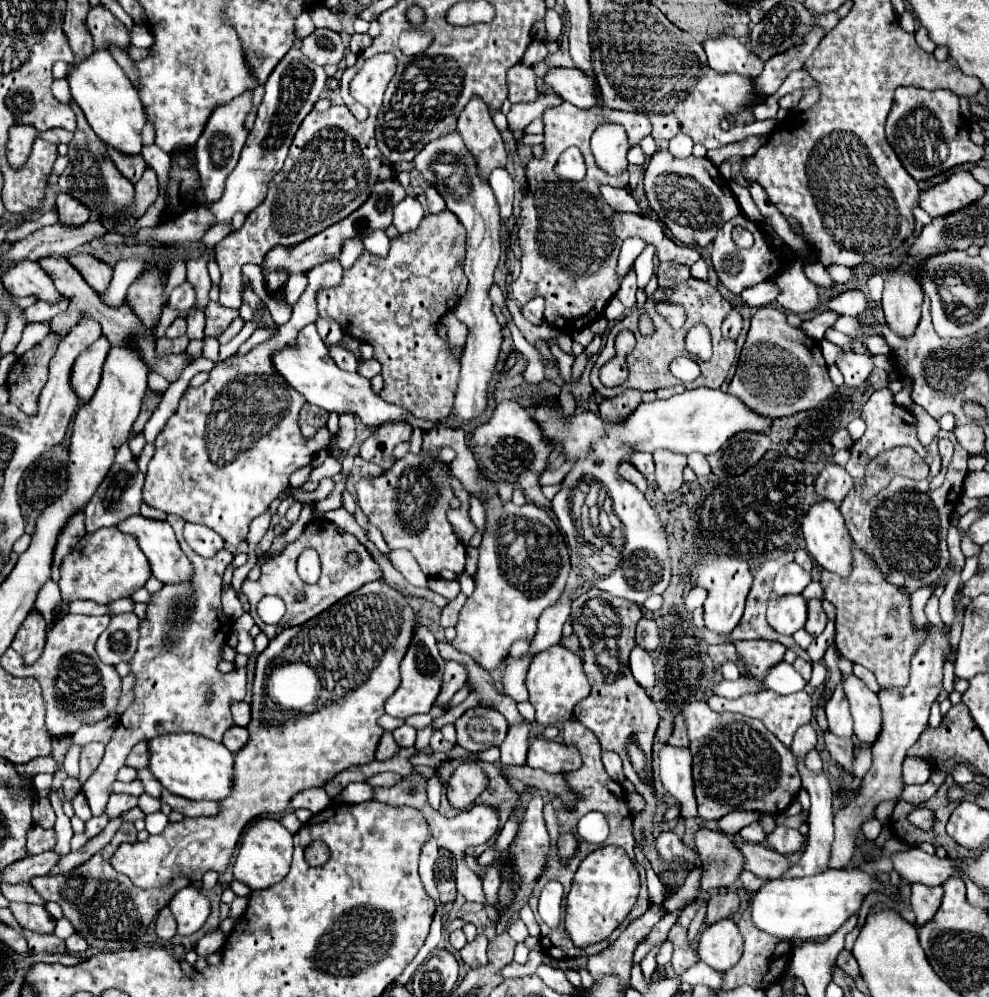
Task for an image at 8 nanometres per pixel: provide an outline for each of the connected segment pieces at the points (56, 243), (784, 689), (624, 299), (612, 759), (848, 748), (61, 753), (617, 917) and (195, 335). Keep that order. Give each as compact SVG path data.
M100 220L86 222L80 228L68 228L62 224L46 226L46 228L32 232L24 240L18 240L16 244L12 244L12 248L6 254L2 254L2 260L4 264L10 264L10 262L24 260L24 258L38 260L50 254L64 256L68 252L74 252L80 244L86 244L104 232L106 228L100 224Z
M784 660L778 662L778 666L770 668L770 674L766 674L766 678L762 678L758 682L762 682L766 690L774 690L778 694L792 694L806 686L806 680L794 670L792 664L784 662Z
M628 272L628 276L622 280L622 284L618 288L618 294L616 294L618 300L624 306L628 306L628 310L632 310L634 304L636 304L636 290L638 290L638 286L636 286L636 274Z
M602 752L602 764L604 764L604 768L612 780L616 780L620 784L626 780L626 776L622 774L622 760L618 758L618 754Z
M826 732L823 735L824 744L832 756L832 760L836 764L840 764L844 770L848 770L852 774L852 766L850 766L850 760L852 760L852 740L836 740L834 734Z
M60 736L52 740L52 757L58 764L62 764L68 748L70 748L70 736Z
M604 846L590 852L578 866L570 894L566 896L566 932L576 946L588 946L608 938L628 916L636 902L640 880L634 864L620 846Z
M192 308L190 314L188 314L188 332L186 332L186 336L190 340L202 340L202 336L204 336L202 332L204 332L204 314L200 310Z

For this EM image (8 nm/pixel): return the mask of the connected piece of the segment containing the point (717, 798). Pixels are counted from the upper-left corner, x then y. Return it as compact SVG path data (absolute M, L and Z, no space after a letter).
M688 702L682 714L694 756L694 792L700 818L720 820L736 810L782 814L796 798L800 774L796 770L794 780L794 756L760 720L732 712L718 714L706 702Z

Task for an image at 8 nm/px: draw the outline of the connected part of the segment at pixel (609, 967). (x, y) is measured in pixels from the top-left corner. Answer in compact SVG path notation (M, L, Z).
M652 904L648 911L628 924L628 928L602 952L586 956L588 960L588 972L594 980L600 980L604 974L618 974L622 980L630 978L632 968L632 956L640 940L652 930L652 926L663 916L664 907Z

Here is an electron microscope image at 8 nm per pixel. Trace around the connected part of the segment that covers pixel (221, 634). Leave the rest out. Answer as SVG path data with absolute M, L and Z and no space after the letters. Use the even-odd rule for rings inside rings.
M168 514L166 520L174 528L182 552L190 558L194 576L190 582L170 586L164 584L146 604L146 618L140 622L138 650L130 660L130 670L136 674L136 698L120 716L120 726L106 746L106 754L98 770L84 782L84 796L94 816L104 812L116 772L124 766L124 758L132 746L136 746L136 742L168 732L194 732L222 742L222 734L234 724L230 700L244 700L246 696L246 667L235 668L226 674L216 668L222 660L222 646L226 644L232 626L230 618L222 610L220 588L222 574L232 562L234 554L222 548L214 558L202 558L182 538L184 520L174 514ZM210 690L214 692L214 698L212 702L206 702L206 692Z

